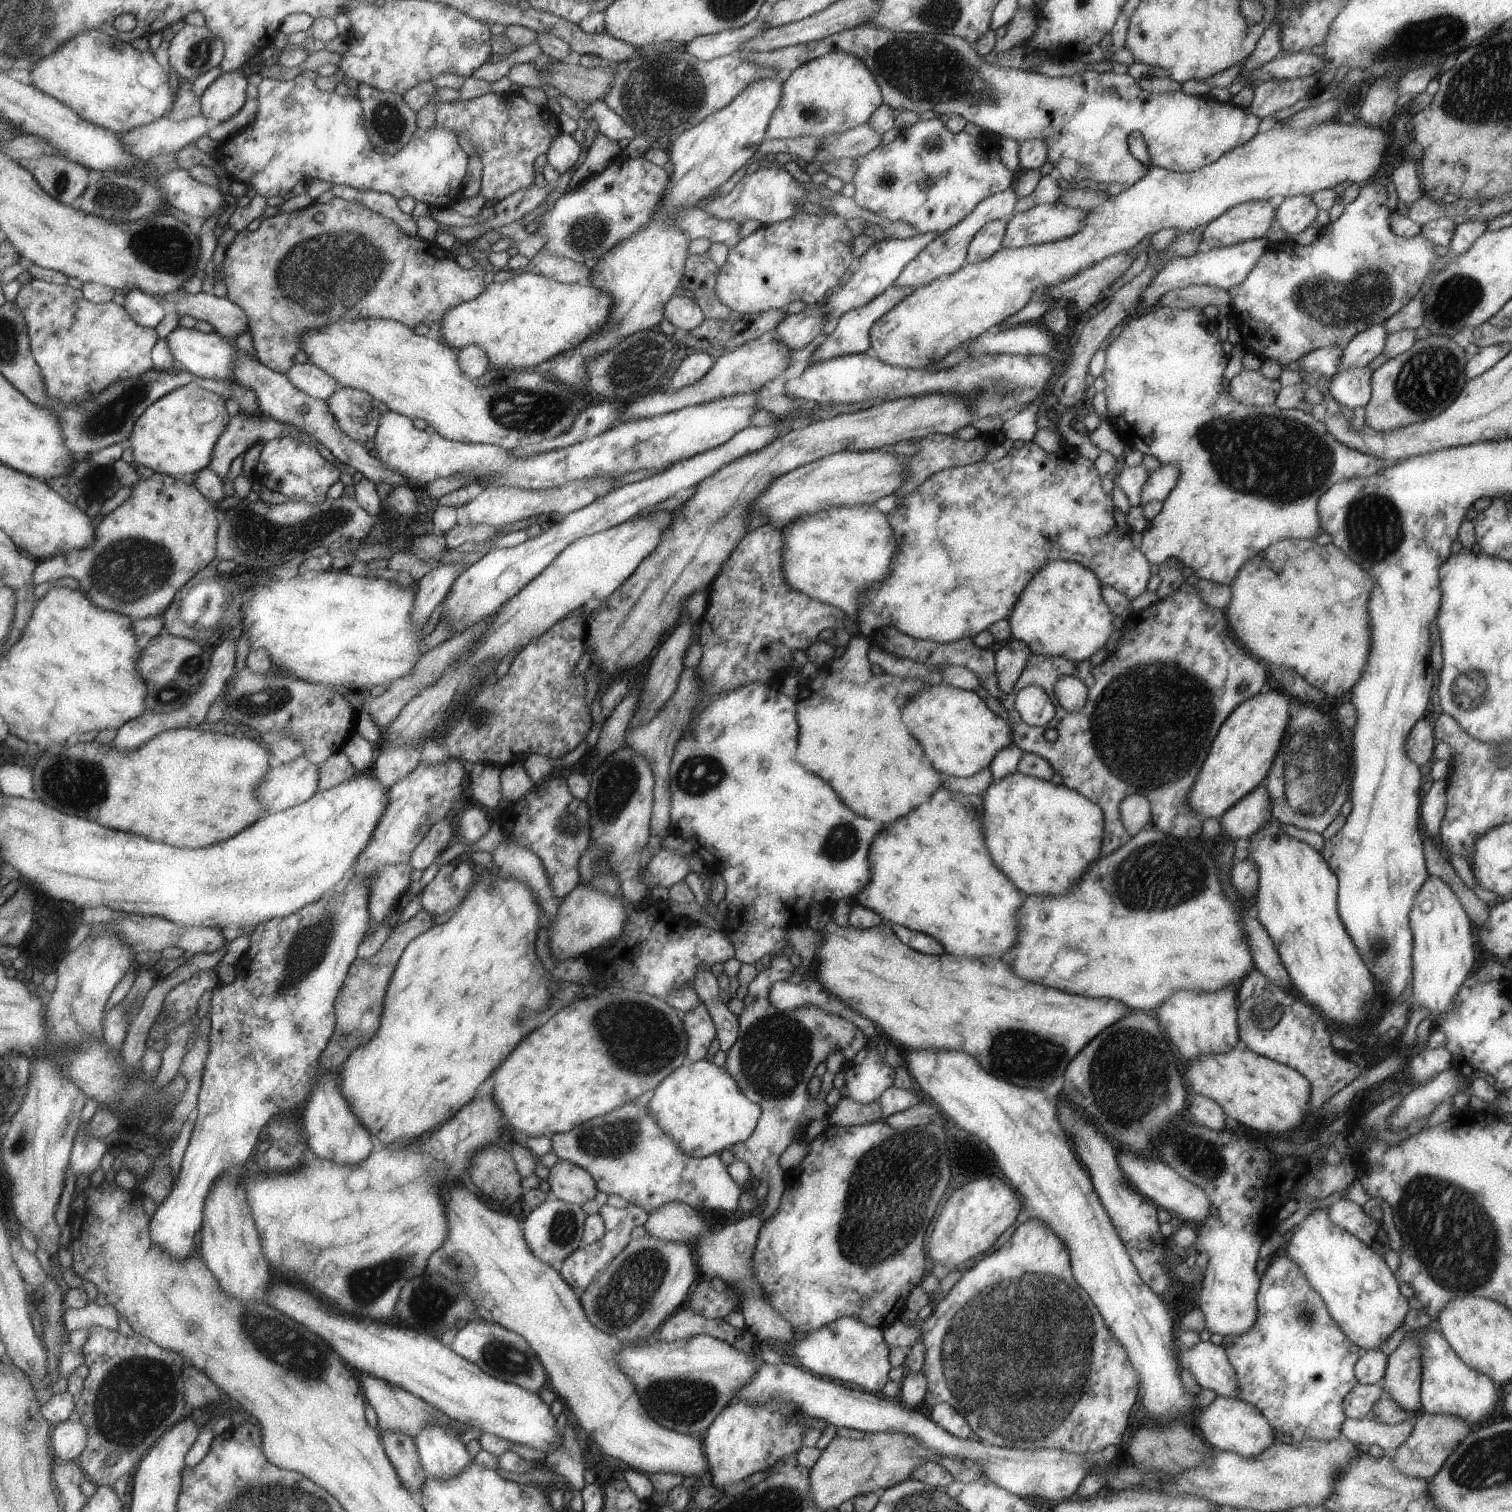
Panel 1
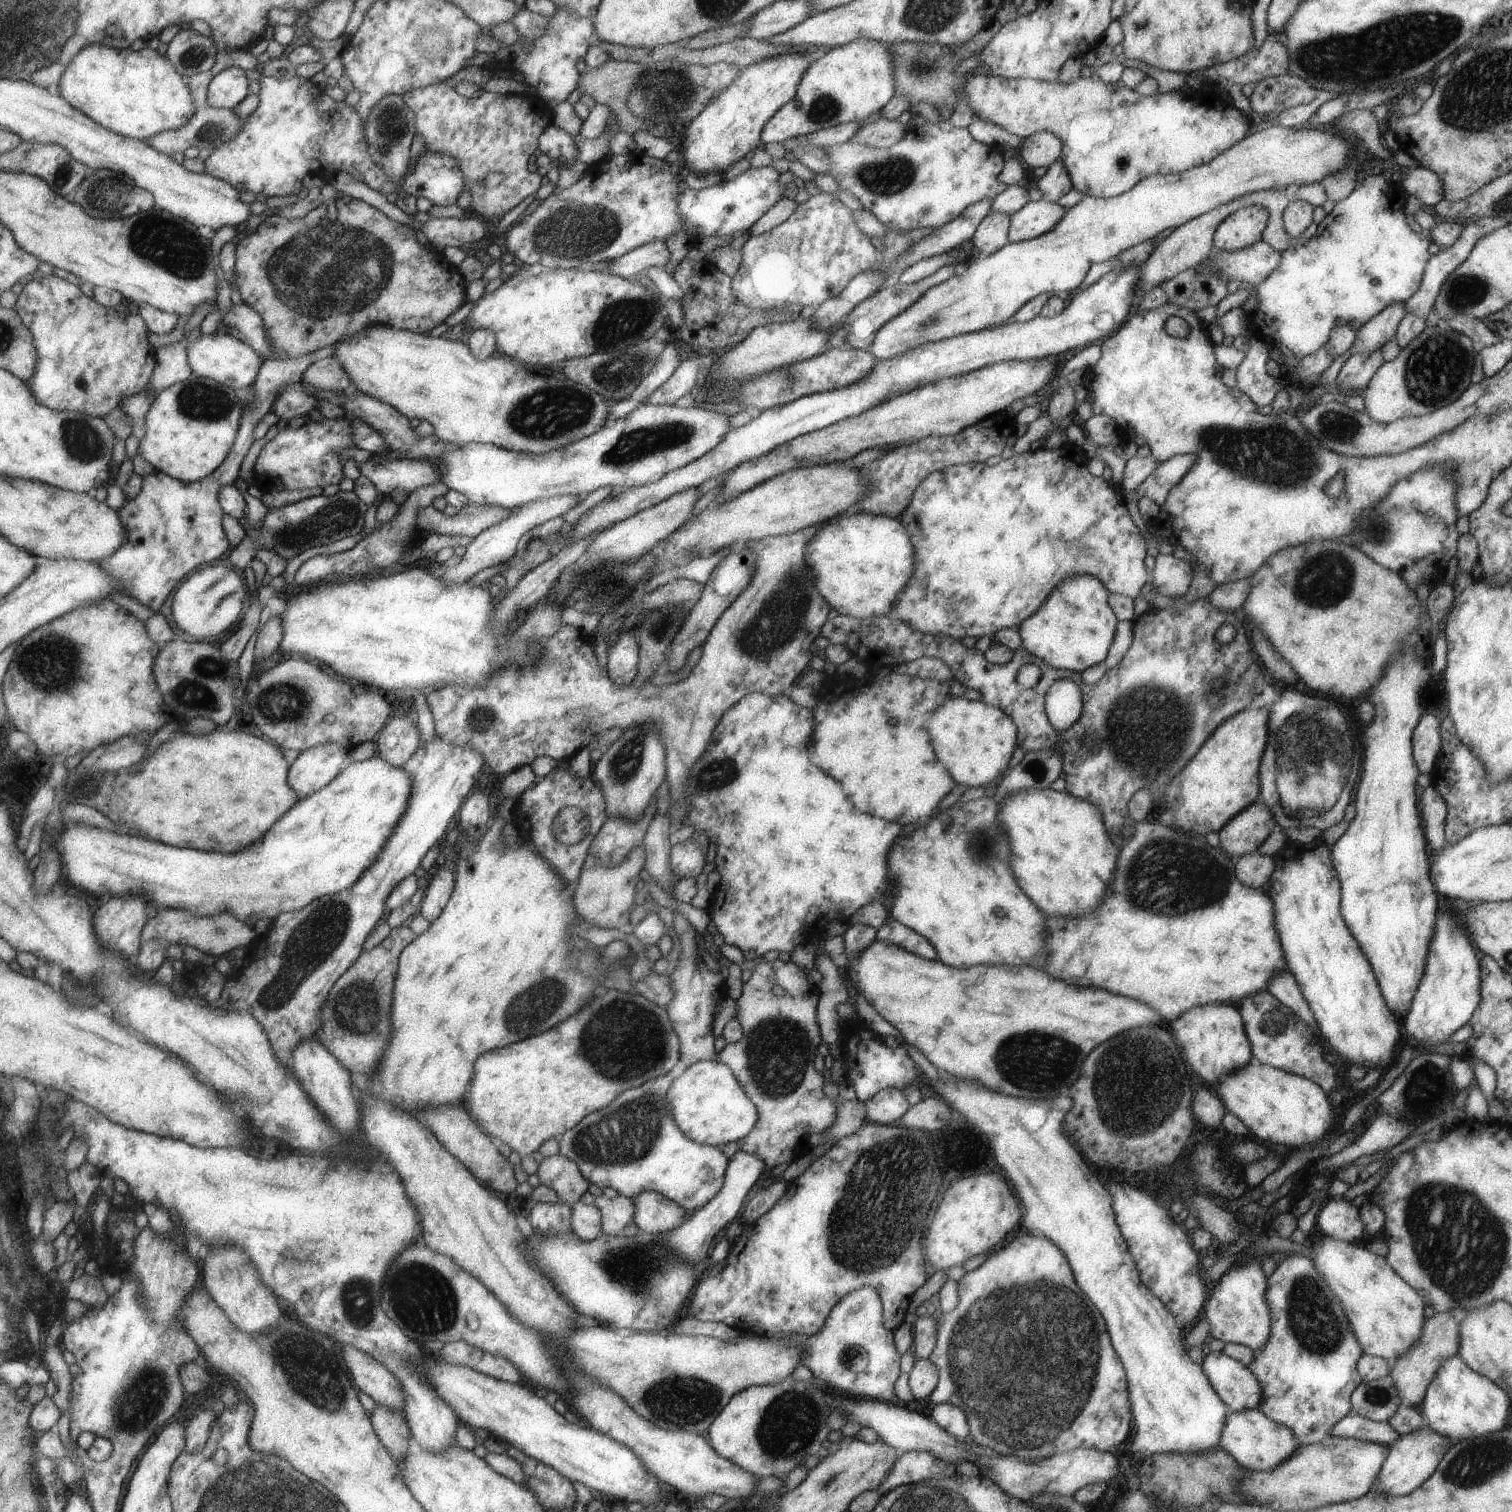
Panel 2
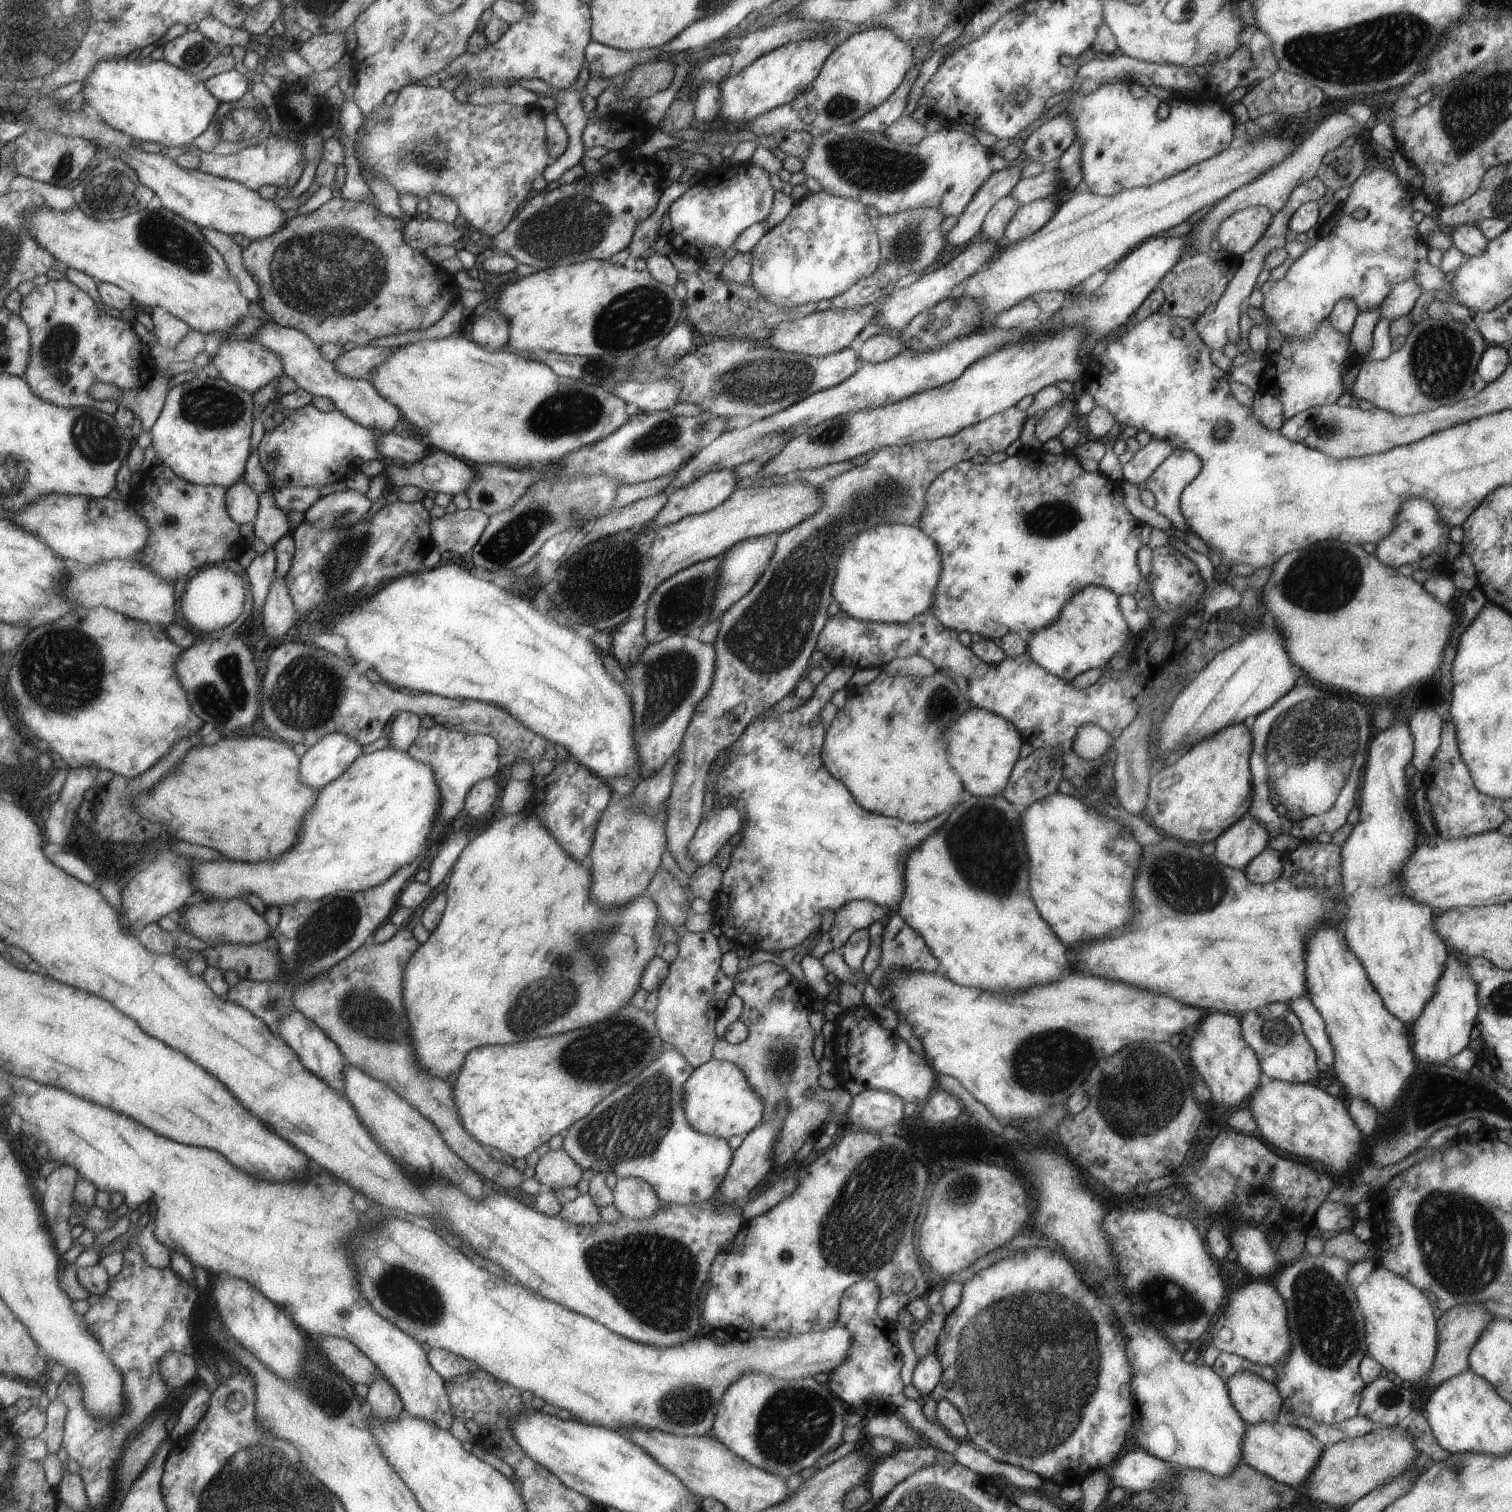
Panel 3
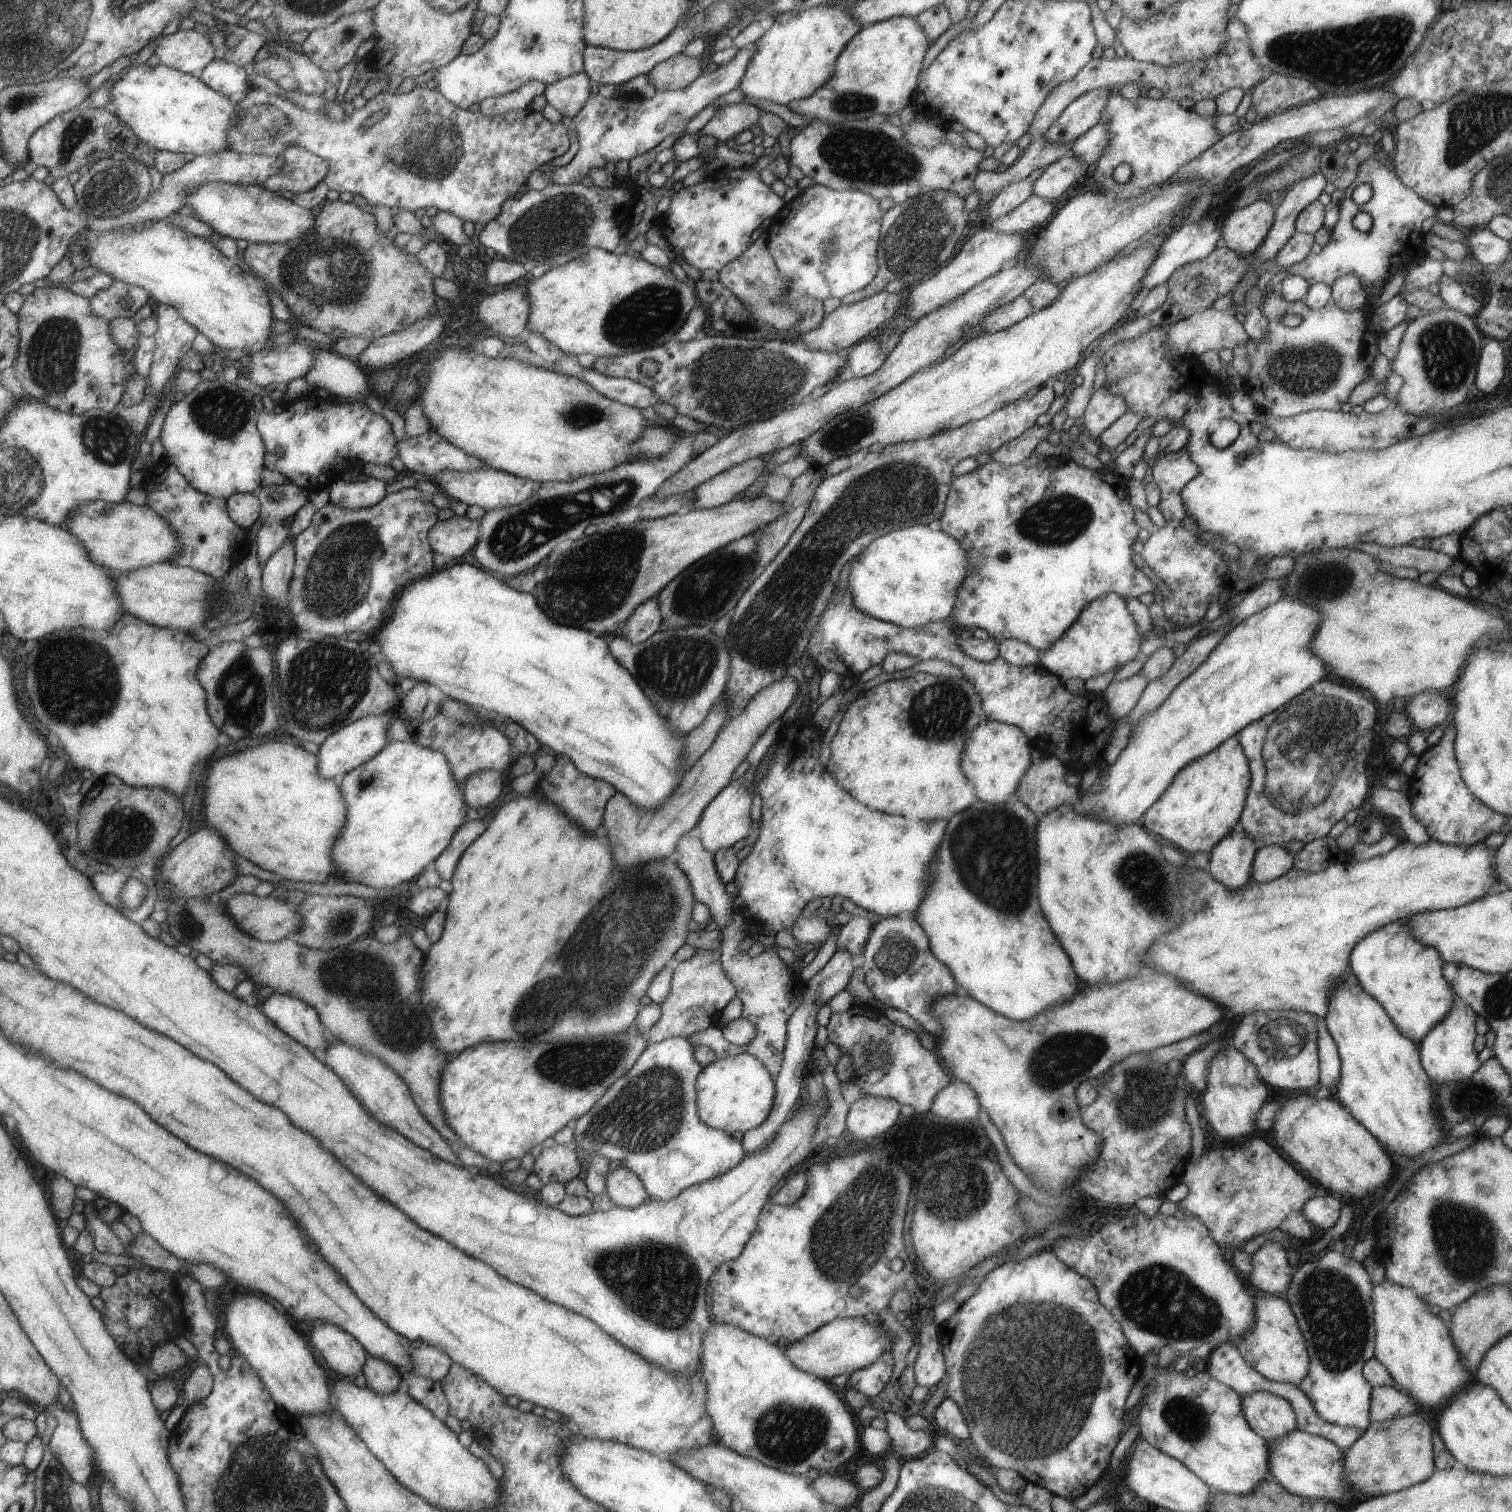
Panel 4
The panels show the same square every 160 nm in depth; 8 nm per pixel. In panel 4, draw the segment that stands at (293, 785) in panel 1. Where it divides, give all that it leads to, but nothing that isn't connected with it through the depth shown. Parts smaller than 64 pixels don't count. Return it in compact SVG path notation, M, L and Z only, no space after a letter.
M399 711L361 717L331 733L321 745L318 745L318 751L314 754L317 759L318 775L338 785L346 772L373 758L388 743L385 734L386 724L389 719L395 719L396 714L399 714Z

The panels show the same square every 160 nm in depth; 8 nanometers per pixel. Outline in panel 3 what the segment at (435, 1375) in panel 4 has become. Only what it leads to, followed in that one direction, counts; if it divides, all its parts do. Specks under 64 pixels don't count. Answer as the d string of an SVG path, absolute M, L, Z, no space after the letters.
M430 1349L426 1353L426 1359L431 1368L441 1376L445 1382L449 1379L461 1376L465 1373L474 1373L480 1368L471 1360L462 1356L454 1355L445 1349Z

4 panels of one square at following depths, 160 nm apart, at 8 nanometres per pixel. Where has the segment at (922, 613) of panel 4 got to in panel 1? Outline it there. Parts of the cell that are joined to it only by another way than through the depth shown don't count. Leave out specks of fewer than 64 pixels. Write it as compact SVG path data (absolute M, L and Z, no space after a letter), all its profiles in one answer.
M874 505L833 506L812 515L802 515L783 526L779 532L782 534L784 545L780 551L784 582L793 591L842 611L850 622L856 621L856 599L863 591L868 592L871 585L883 581L888 576L888 567L893 563L893 554L896 552L896 541L886 517Z

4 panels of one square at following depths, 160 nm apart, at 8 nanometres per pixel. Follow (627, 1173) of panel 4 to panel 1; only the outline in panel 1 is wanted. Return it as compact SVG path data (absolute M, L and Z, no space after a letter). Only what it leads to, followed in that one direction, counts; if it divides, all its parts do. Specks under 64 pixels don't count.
M669 1201L649 1213L643 1226L651 1237L693 1247L697 1270L707 1280L717 1276L726 1286L734 1290L738 1297L738 1308L744 1318L744 1324L757 1340L767 1341L771 1338L782 1344L794 1345L800 1335L792 1330L790 1324L777 1311L774 1311L752 1270L753 1249L761 1223L762 1220L758 1214L746 1214L743 1219L737 1220L734 1224L727 1224L727 1226L722 1224L721 1230L713 1232L711 1226L707 1226L703 1213L685 1203Z

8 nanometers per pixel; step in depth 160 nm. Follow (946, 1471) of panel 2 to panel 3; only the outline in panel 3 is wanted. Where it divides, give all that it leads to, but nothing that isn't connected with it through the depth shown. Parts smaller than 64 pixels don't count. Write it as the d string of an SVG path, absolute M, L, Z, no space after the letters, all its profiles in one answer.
M935 1447L900 1448L873 1466L867 1480L870 1498L874 1502L881 1500L898 1482L920 1468L953 1462L952 1454Z

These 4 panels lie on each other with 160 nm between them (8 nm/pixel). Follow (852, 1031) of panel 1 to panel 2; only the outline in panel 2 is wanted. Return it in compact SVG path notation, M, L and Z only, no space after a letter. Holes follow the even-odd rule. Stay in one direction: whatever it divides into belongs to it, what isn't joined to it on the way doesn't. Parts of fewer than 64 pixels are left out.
M782 955L769 956L766 962L757 964L751 971L750 979L742 984L741 994L735 1001L734 1018L742 1028L742 1037L737 1042L726 1044L718 1054L719 1062L731 1069L758 1114L751 1132L736 1140L737 1151L758 1156L765 1168L793 1162L798 1154L809 1149L809 1135L821 1133L832 1125L836 1117L836 1103L823 1094L823 1077L813 1068L813 1052L821 1042L815 1021L818 997L819 987L807 981L806 972ZM775 985L783 990L779 997L772 993Z

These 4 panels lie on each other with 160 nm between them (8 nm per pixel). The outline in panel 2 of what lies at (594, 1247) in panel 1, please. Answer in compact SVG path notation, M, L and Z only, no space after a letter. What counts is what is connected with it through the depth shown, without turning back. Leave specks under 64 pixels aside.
M604 1195L594 1197L594 1205L599 1209L602 1233L605 1236L620 1234L624 1226L633 1224L634 1202L632 1198L618 1195L609 1199Z

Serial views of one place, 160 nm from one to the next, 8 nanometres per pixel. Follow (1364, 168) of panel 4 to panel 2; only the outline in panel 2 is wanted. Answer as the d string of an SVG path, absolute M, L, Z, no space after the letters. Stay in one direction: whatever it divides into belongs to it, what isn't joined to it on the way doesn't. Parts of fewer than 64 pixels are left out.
M1371 175L1359 182L1357 181L1349 196L1337 201L1330 213L1326 214L1323 220L1318 223L1315 234L1309 239L1309 242L1305 245L1289 246L1282 250L1277 266L1272 268L1271 272L1259 284L1255 285L1250 295L1255 295L1257 298L1257 306L1250 313L1248 336L1259 339L1270 347L1279 344L1279 347L1287 348L1289 352L1293 353L1295 359L1300 360L1321 348L1328 341L1329 333L1333 327L1349 325L1357 331L1360 326L1363 326L1373 315L1379 314L1388 304L1404 303L1408 298L1411 298L1418 289L1426 262L1429 260L1428 246L1431 240L1423 237L1421 233L1415 233L1407 225L1406 214L1403 213L1403 209L1408 195L1400 183L1391 183L1383 175Z

